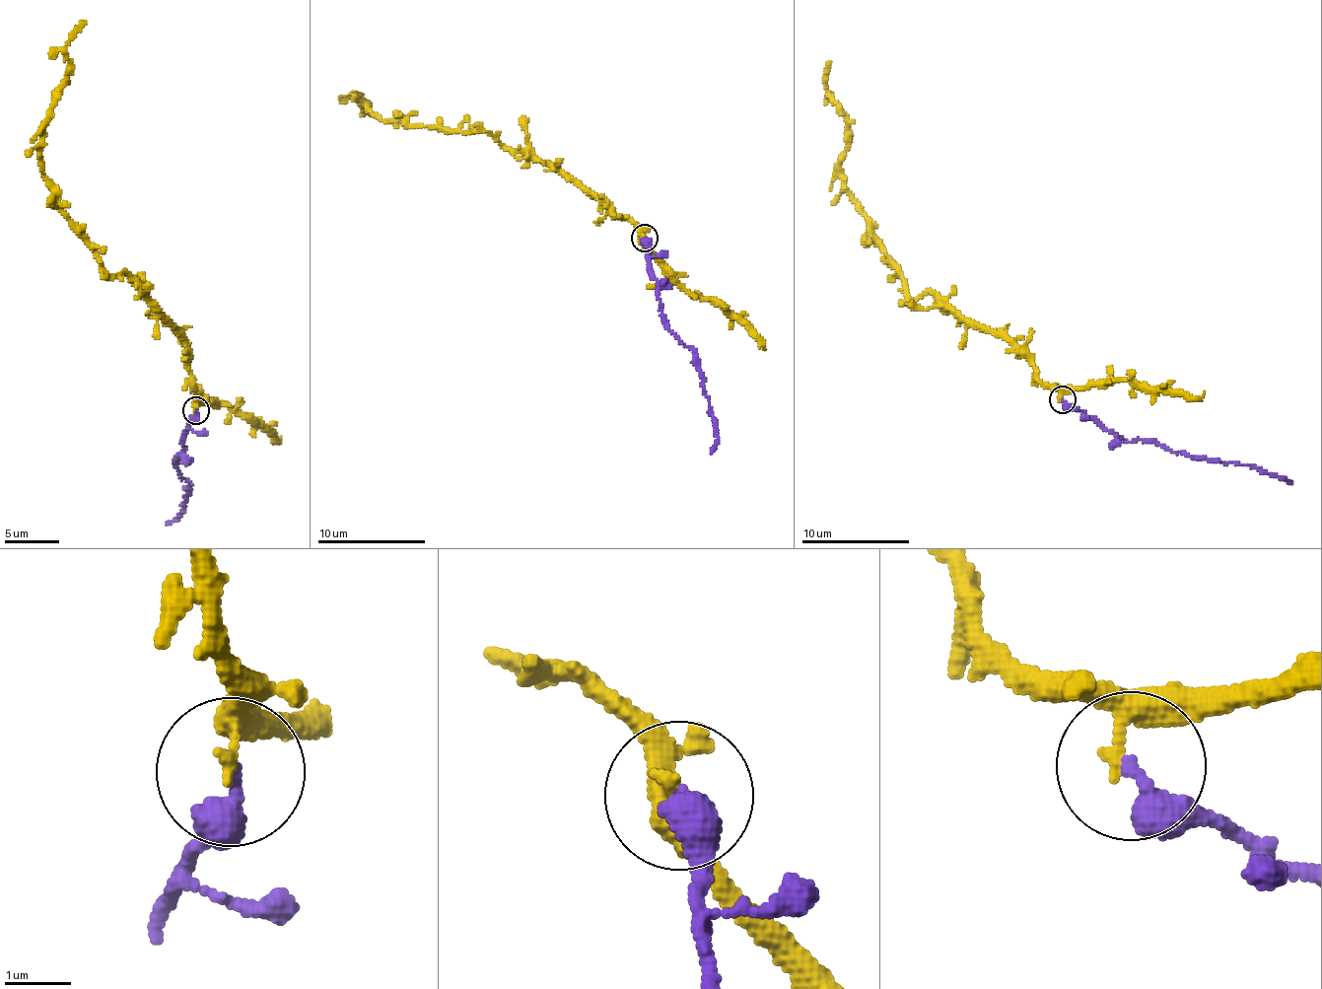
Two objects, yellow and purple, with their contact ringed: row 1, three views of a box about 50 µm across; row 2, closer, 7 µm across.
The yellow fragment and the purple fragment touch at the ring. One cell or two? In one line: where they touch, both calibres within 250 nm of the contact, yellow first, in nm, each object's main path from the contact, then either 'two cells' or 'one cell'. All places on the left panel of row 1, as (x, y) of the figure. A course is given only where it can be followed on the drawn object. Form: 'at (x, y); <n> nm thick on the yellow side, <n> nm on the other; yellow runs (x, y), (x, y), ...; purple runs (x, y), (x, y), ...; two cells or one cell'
at (195, 410); 170 nm thick on the yellow side, 360 nm on the other; yellow runs (196, 409), (179, 333), (126, 275), (109, 274), (42, 171), (66, 42), (86, 21); purple runs (196, 409), (173, 464), (189, 485), (184, 487), (186, 500), (181, 503), (177, 518), (166, 525); two cells

